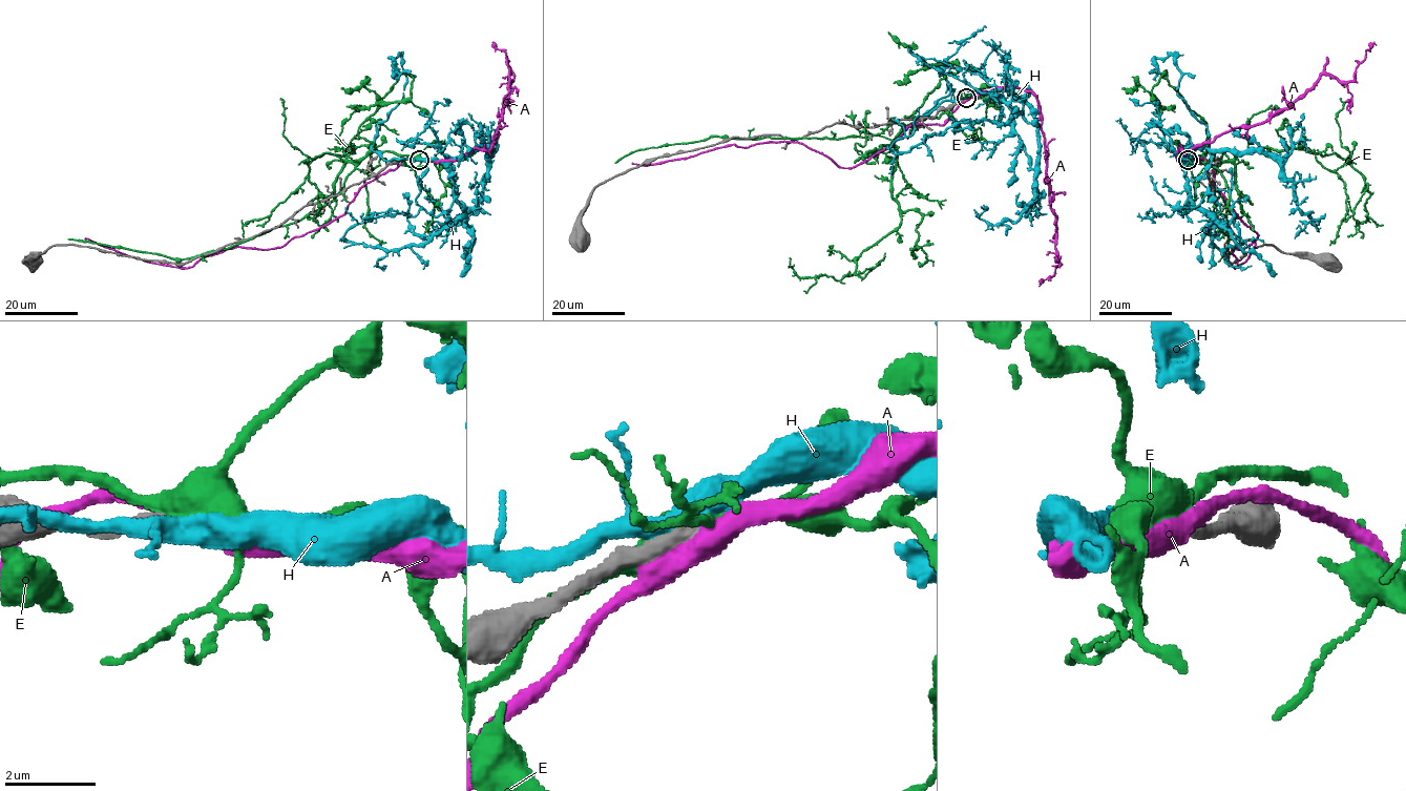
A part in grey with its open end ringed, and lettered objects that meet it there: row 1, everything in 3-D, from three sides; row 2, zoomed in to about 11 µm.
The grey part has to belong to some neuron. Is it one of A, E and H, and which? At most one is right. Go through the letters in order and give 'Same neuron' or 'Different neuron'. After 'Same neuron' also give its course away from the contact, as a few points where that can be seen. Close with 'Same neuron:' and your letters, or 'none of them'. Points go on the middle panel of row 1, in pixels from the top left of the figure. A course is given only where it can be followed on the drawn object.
A: Different neuron
E: Different neuron
H: Same neuron. Its course: (965, 98), (994, 94), (1010, 105), (1010, 118), (960, 120), (894, 152), (890, 145), (914, 132), (918, 108)
Same neuron: H

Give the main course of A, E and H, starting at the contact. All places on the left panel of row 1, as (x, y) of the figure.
A: (418, 160), (406, 157), (364, 184), (343, 214), (281, 247), (233, 247), (187, 268), (130, 257), (85, 238)
E: (417, 159), (391, 151), (370, 152), (333, 200), (316, 210), (228, 248), (189, 257), (173, 258), (68, 238)
H: (418, 160), (440, 163), (463, 213), (426, 242), (396, 250), (343, 238), (350, 229), (366, 219), (371, 222)

